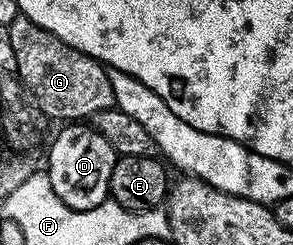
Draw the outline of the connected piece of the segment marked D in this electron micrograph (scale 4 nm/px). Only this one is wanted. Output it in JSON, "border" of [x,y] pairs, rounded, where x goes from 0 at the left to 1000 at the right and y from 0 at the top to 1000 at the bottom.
{"border":[[[253,494],[225,518],[171,584],[171,686],[164,710],[177,739],[177,771],[218,837],[253,861],[297,861],[328,837],[365,824],[382,739],[382,690],[403,637],[382,592],[341,559],[317,514],[280,494]]]}

